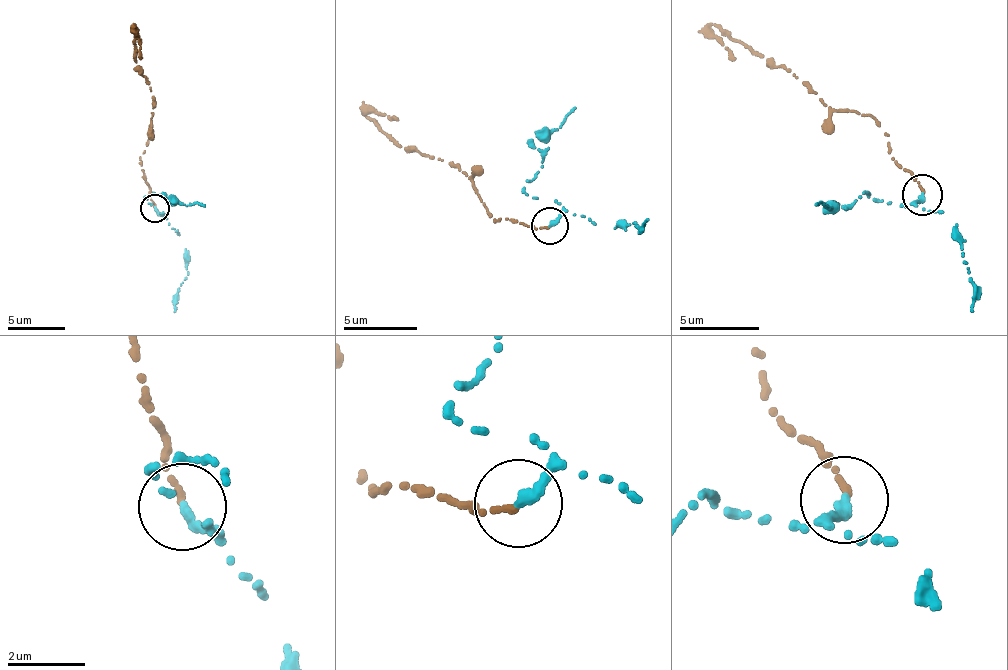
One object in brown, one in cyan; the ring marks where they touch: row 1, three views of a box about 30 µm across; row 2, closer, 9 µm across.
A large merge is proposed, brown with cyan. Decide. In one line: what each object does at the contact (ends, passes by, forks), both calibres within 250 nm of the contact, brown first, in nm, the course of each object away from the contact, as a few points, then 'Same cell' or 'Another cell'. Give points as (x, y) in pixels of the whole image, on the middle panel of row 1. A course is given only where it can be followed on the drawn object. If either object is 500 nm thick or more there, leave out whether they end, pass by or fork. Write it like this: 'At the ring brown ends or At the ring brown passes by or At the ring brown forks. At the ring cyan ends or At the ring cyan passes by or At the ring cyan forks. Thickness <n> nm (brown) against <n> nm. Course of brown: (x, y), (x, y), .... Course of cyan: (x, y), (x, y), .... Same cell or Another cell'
At the ring brown ends. At the ring cyan ends. Thickness 150 nm (brown) against 280 nm. Course of brown: (548, 228), (500, 218), (494, 221), (472, 179), (455, 164), (407, 148), (376, 118), (384, 112), (398, 119). Course of cyan: (548, 224), (562, 207), (555, 199), (532, 198), (522, 189), (542, 169), (549, 147), (546, 136), (575, 108). Another cell

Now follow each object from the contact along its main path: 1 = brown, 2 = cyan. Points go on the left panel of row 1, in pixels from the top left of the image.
1: (153, 208), (141, 164), (155, 101), (138, 67), (136, 36), (141, 58)
2: (154, 207), (165, 215), (147, 204), (146, 195), (167, 197), (174, 203), (175, 200), (203, 207)

